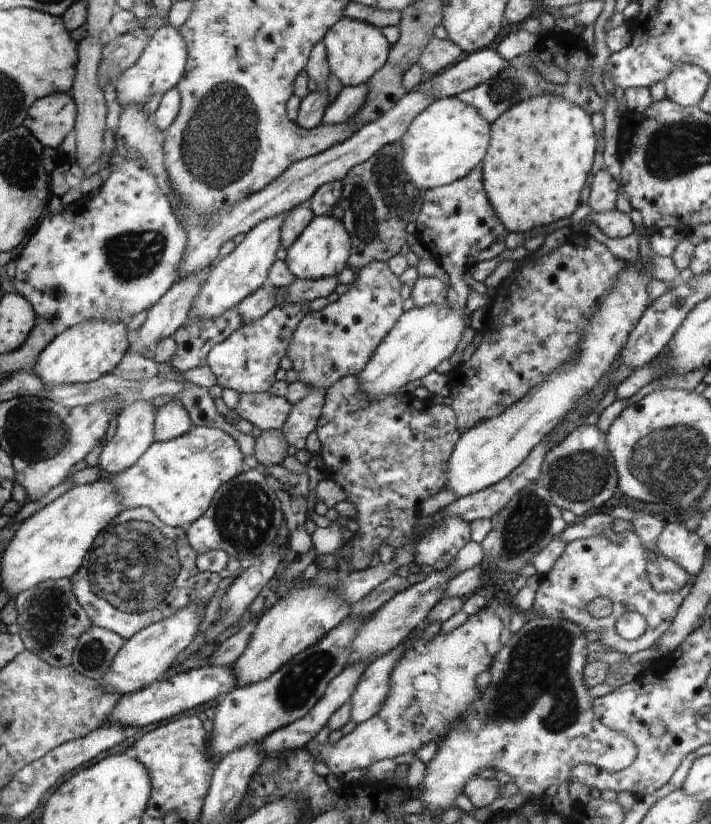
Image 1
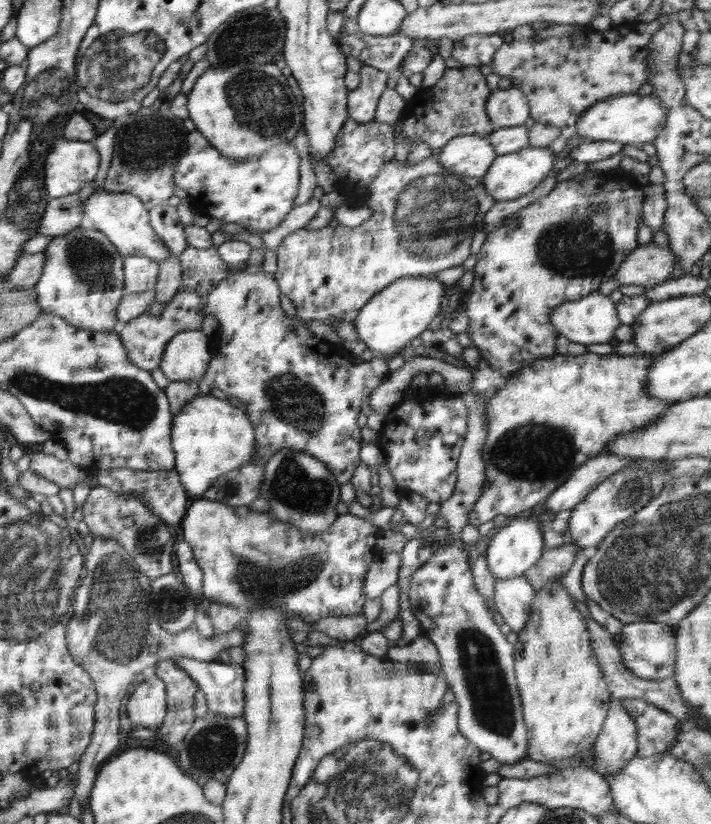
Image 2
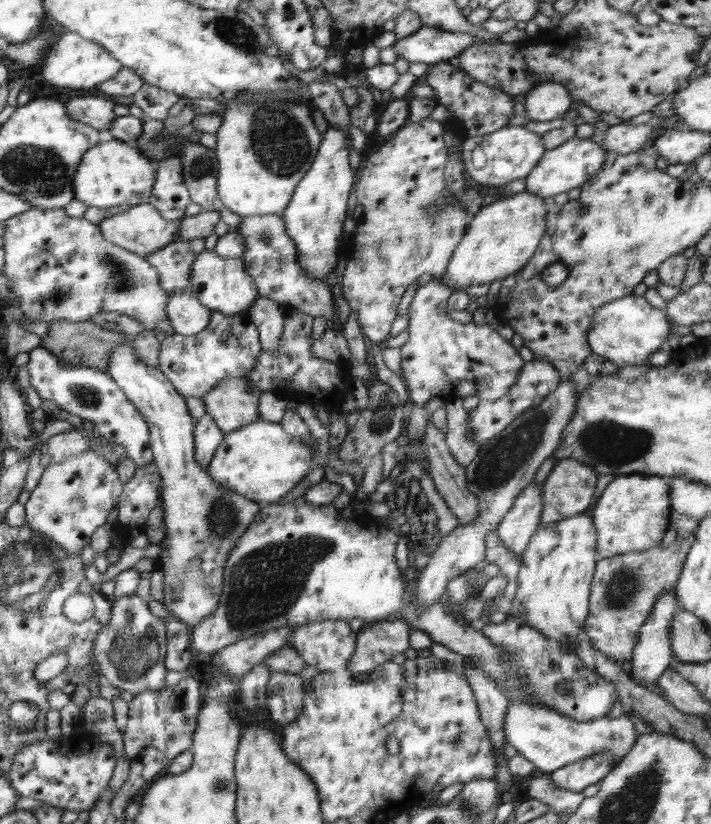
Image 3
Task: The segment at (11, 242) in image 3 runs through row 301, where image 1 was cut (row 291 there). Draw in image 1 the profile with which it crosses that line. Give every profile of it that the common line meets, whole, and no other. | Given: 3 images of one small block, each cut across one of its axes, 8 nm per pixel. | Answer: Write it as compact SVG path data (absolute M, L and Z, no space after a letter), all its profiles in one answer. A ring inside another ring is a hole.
M119 160L116 168L114 166L109 168L111 169L109 178L103 182L102 188L100 188L100 192L96 196L91 196L91 194L84 195L82 198L65 205L61 214L50 214L49 217L43 218L42 222L39 222L35 233L15 254L17 265L12 281L16 292L20 293L33 305L37 316L42 316L42 318L58 317L64 320L67 328L94 320L94 318L96 320L110 320L110 322L129 321L134 314L154 306L180 278L178 266L180 266L182 255L186 250L187 232L182 223L175 217L166 194L162 194L162 190L158 188L154 174L150 170L146 170L146 168L142 168L141 162L136 162L136 160Z

